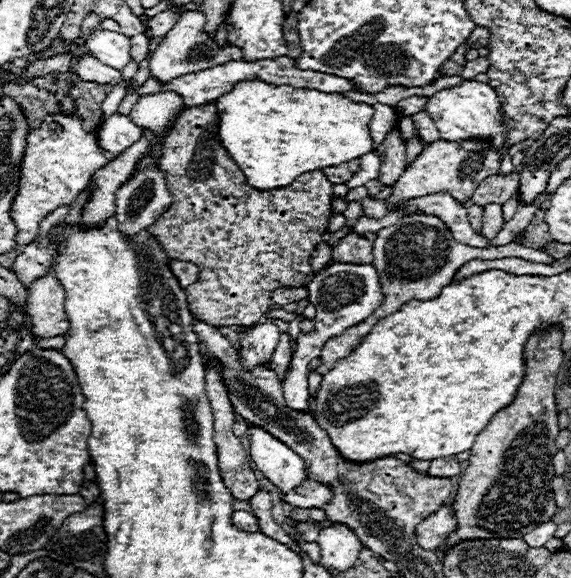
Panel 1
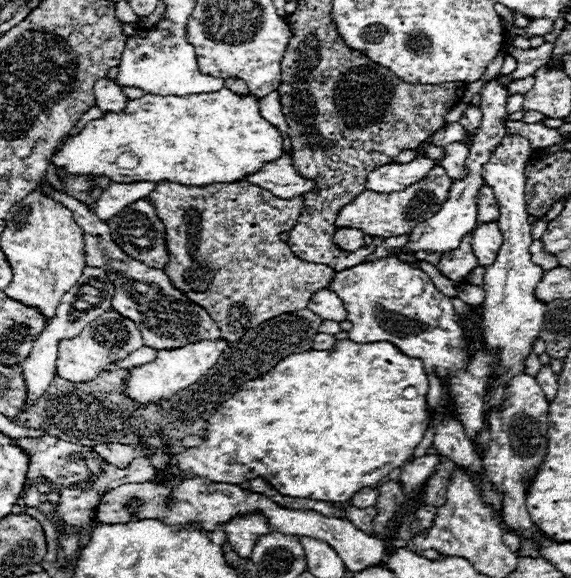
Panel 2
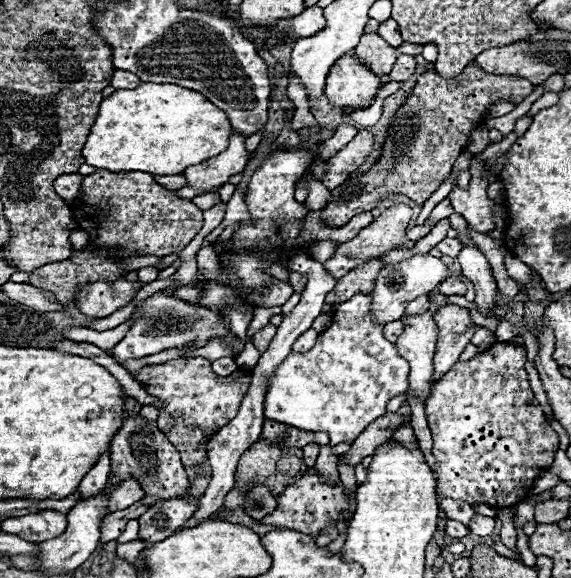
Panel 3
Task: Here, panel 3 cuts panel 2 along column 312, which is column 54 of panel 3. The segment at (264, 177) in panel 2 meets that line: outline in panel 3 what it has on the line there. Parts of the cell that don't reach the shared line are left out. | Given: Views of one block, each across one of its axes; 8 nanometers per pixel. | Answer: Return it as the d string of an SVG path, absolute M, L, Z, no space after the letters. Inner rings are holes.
M62 174L62 176L58 176L54 180L54 190L58 192L58 196L62 200L72 204L72 202L78 200L78 194L80 194L80 188L82 188L82 180L84 180L82 174Z

